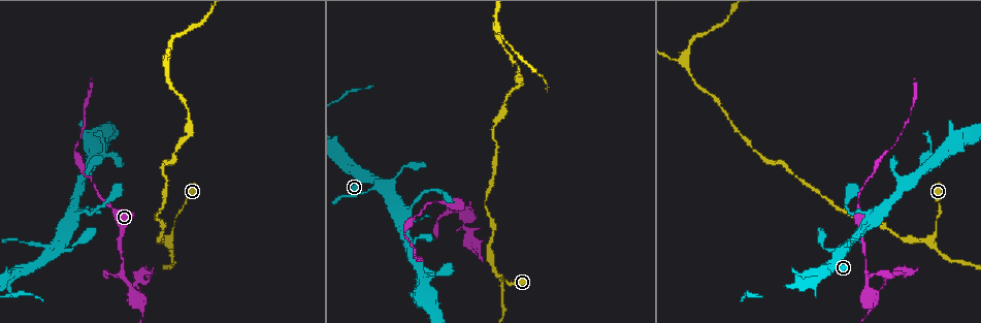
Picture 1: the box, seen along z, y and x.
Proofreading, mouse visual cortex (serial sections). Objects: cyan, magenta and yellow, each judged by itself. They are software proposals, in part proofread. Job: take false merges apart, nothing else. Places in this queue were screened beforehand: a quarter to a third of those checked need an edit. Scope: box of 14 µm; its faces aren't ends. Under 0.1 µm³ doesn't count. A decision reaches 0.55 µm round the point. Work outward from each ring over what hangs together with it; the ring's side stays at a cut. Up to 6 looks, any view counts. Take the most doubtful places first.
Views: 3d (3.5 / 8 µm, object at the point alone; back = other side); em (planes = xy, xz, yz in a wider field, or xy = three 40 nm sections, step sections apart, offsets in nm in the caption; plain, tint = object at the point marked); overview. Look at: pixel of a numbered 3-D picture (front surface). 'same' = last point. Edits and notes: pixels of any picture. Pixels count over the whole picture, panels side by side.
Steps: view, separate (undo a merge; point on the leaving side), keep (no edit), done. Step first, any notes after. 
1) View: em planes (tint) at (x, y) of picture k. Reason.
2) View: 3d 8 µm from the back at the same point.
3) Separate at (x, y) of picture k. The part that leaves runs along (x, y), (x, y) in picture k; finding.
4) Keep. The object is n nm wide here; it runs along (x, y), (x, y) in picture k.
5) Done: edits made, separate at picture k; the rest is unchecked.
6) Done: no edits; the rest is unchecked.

View: 3d 3.5 µm at (134, 291) of picture 1. Sudden change in width.

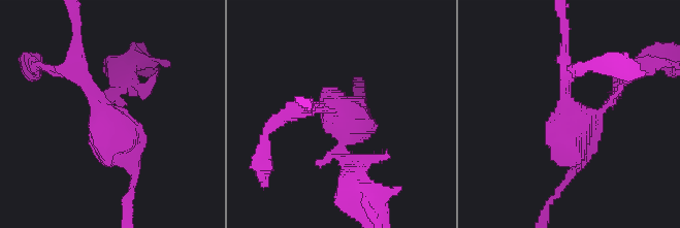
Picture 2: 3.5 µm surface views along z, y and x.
View: em planes (tint) at (337, 116) of picture 2. Now the EM.

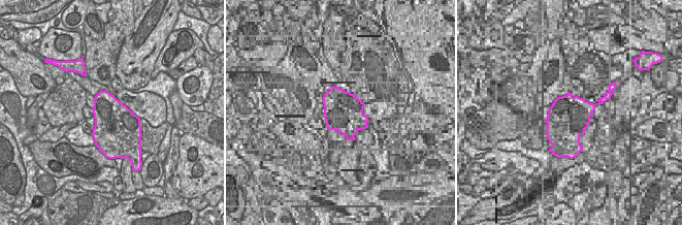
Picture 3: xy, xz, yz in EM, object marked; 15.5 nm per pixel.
View: em xy step 5 (tint) at the same point. Cut it another way.

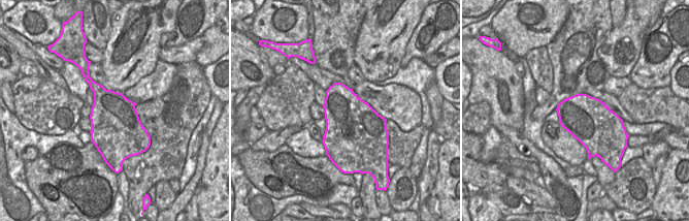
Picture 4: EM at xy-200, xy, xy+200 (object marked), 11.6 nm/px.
Separate at (120, 76) of picture 2. The part that leaves runs along (112, 98), (119, 66), (144, 63) in picture 2; two cells meet here.

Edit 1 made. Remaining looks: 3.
View: 3d 3.5 µm from the back at (169, 242) of picture 1. Sharp bend.

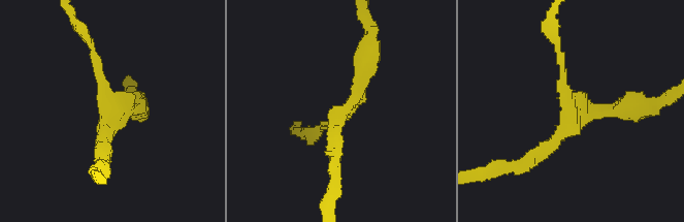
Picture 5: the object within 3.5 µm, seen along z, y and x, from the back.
View: em xy step 3 (tint) at (112, 111) of picture 5. Shape alone is not enough.

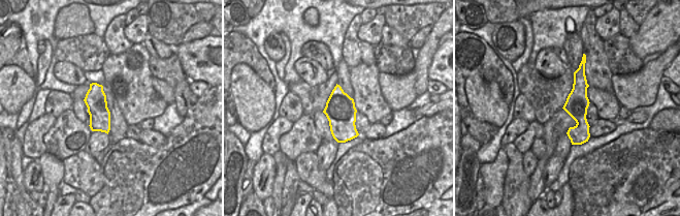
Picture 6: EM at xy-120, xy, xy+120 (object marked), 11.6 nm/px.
Keep. The object is 360 nm wide here; it runs along (557, 45), (574, 113), (628, 106) in picture 5; all the same cell.

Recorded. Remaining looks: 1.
Done: edits made, separate at picture 2; the rest is unchecked.

